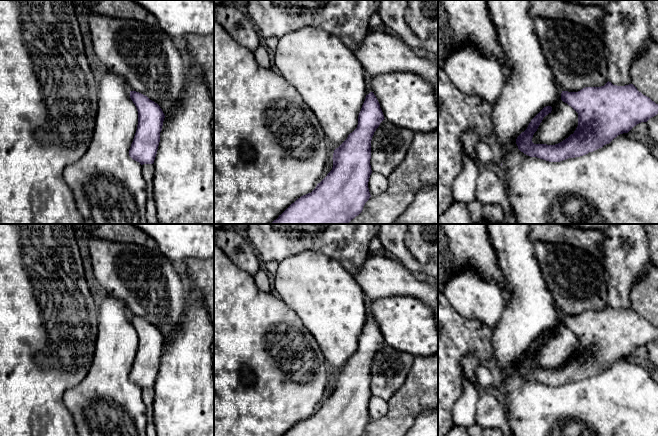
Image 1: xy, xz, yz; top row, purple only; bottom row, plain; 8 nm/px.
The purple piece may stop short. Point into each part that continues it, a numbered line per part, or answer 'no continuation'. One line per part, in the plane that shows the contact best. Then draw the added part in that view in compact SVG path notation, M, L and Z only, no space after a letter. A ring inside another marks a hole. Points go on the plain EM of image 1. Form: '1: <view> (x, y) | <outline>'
no continuation

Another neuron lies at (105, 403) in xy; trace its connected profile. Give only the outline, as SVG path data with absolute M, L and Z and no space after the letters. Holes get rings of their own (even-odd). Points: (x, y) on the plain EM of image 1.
M107 295L98 307L98 332L89 372L63 396L79 436L146 436L146 405L142 399L142 389L129 380L138 349L138 335L130 322L130 315L125 303L110 295Z

